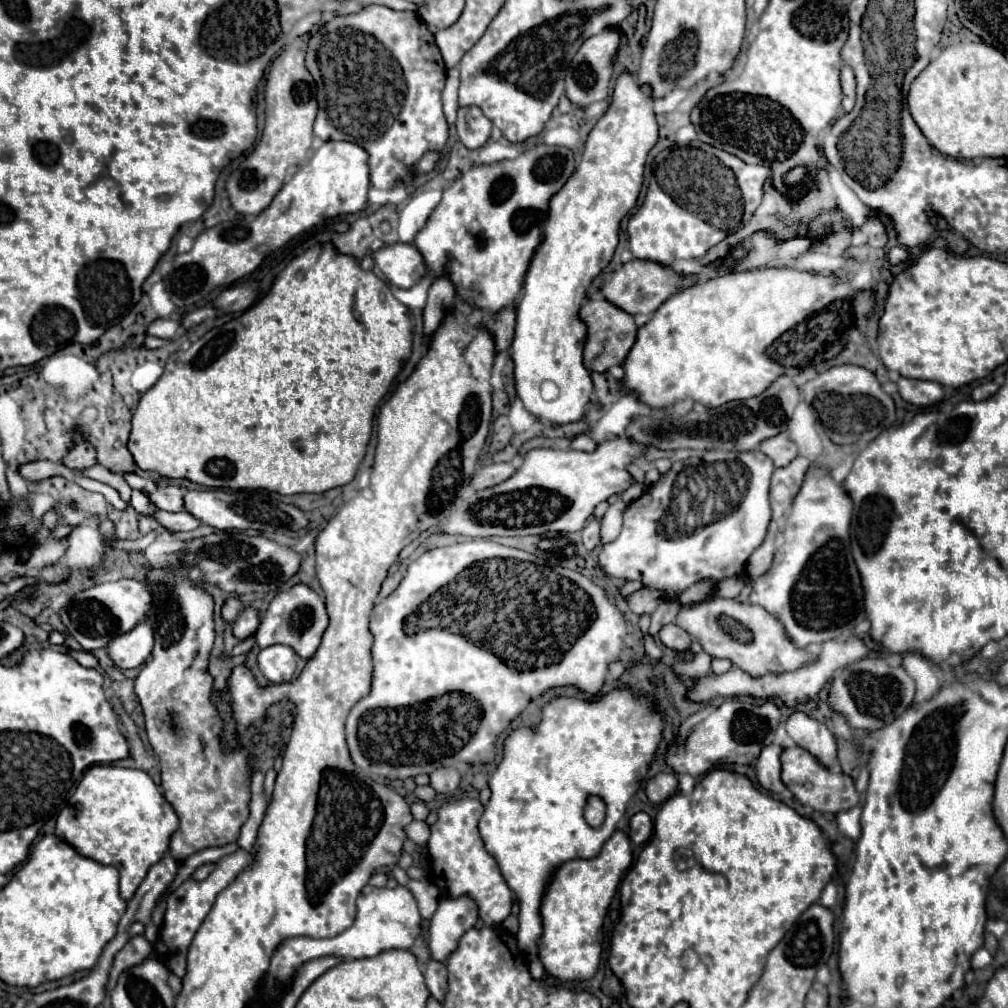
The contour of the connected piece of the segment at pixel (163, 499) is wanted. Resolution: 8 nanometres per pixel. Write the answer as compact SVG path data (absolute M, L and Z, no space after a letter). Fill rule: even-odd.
M157 485L155 489L145 489L143 491L149 501L157 509L165 511L183 511L183 489L175 485Z

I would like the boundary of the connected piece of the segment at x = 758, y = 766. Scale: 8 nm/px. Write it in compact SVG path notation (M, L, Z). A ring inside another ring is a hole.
M779 745L763 747L755 763L755 775L757 775L759 785L771 793L781 793L785 789L785 785L781 783L781 761L779 761L781 751L783 747Z

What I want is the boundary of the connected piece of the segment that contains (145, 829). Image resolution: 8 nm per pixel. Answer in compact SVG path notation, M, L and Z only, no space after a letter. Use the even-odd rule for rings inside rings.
M93 765L85 771L77 791L59 813L55 831L81 855L105 865L115 863L121 875L119 893L125 901L129 901L139 883L145 879L149 867L167 853L169 839L177 827L179 819L173 807L145 771Z

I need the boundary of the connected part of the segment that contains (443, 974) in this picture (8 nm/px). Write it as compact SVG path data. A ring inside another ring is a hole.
M429 959L427 969L425 969L425 983L427 983L427 989L431 991L431 995L437 1001L443 1001L445 991L447 991L447 969L441 961Z

